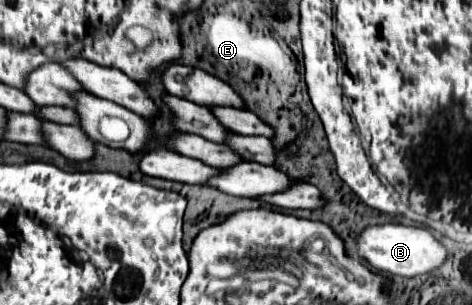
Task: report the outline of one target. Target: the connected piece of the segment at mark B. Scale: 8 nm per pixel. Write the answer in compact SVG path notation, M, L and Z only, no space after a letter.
M374 224L366 226L358 238L358 256L366 260L376 272L394 274L394 276L420 276L436 270L442 260L446 260L446 248L430 234L426 228L412 228L402 224Z

